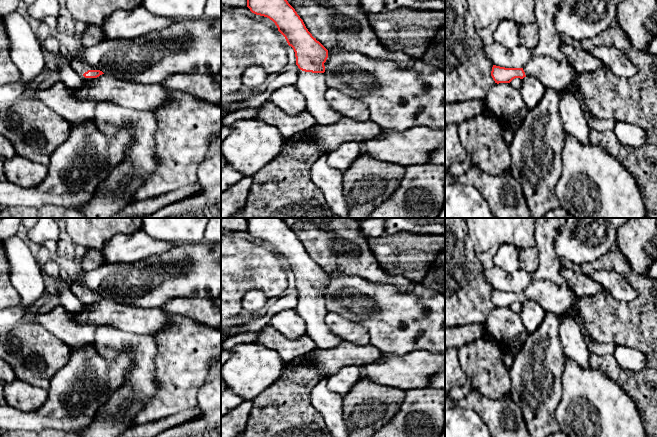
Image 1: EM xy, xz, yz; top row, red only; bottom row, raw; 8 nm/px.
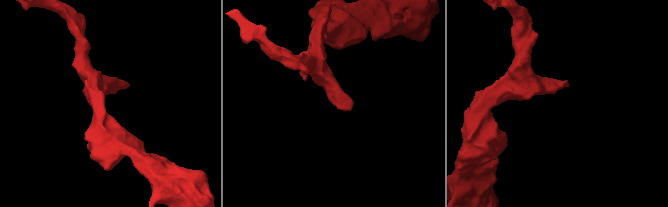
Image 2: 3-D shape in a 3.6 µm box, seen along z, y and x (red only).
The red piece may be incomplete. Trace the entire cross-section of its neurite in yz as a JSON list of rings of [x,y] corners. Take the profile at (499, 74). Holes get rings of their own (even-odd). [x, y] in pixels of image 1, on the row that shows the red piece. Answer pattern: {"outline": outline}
{"outline": [[[533,56],[523,68],[505,68],[493,65],[491,76],[495,83],[510,83],[515,78],[523,79],[526,76],[535,77],[547,87],[554,87],[558,92],[569,92],[579,96],[579,85],[577,82],[577,73],[568,63],[567,59],[554,61],[548,56]]]}

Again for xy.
{"outline": [[[79,58],[72,59],[71,66],[79,75],[84,76],[85,78],[97,78],[104,74],[102,71],[89,65]]]}

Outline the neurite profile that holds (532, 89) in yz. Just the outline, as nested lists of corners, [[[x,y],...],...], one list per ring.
[[[526,76],[522,79],[521,97],[529,110],[537,106],[545,93],[546,87],[535,77]]]

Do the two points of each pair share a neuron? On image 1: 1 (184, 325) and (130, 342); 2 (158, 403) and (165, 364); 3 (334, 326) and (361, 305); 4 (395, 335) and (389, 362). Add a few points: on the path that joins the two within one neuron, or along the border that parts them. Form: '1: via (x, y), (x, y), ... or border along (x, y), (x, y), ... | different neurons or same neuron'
1: border along (152, 336), (156, 345), (155, 359) | different neurons
2: via (165, 393), (165, 374) | same neuron
3: border along (328, 311), (339, 313), (362, 324), (366, 328) | different neurons
4: border along (414, 349), (401, 354), (383, 354) | different neurons

